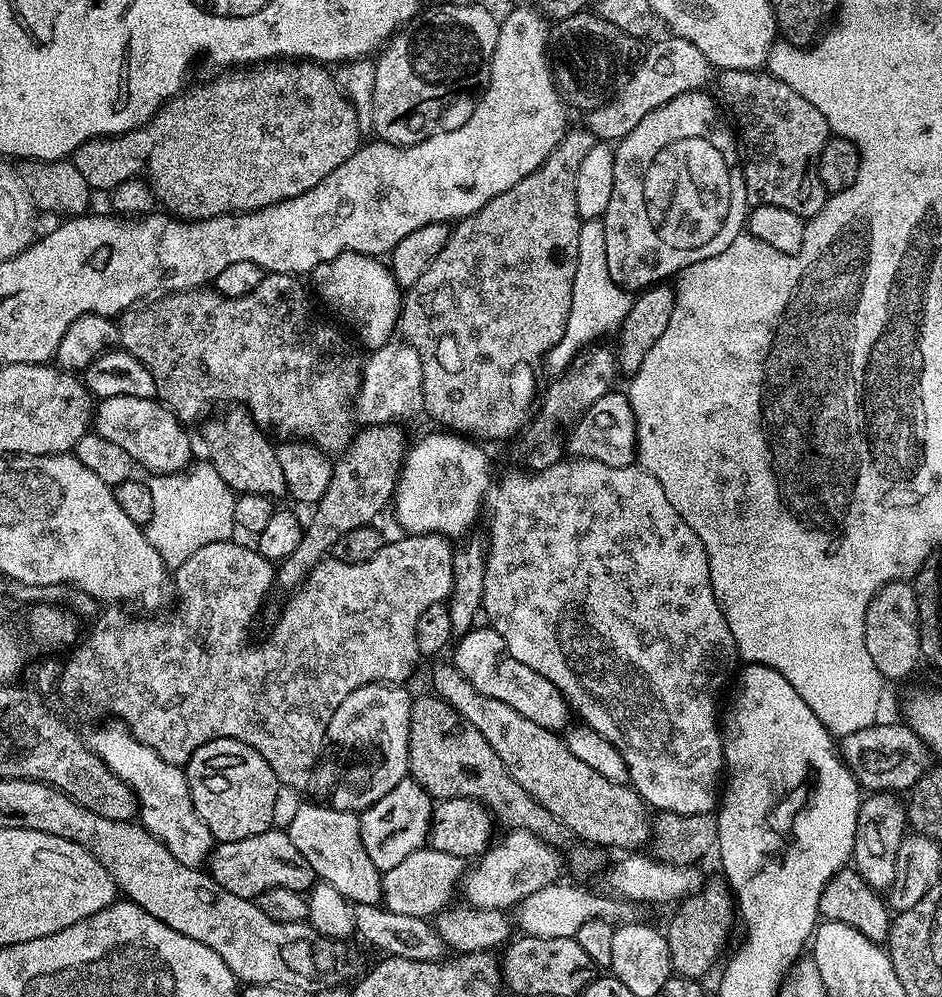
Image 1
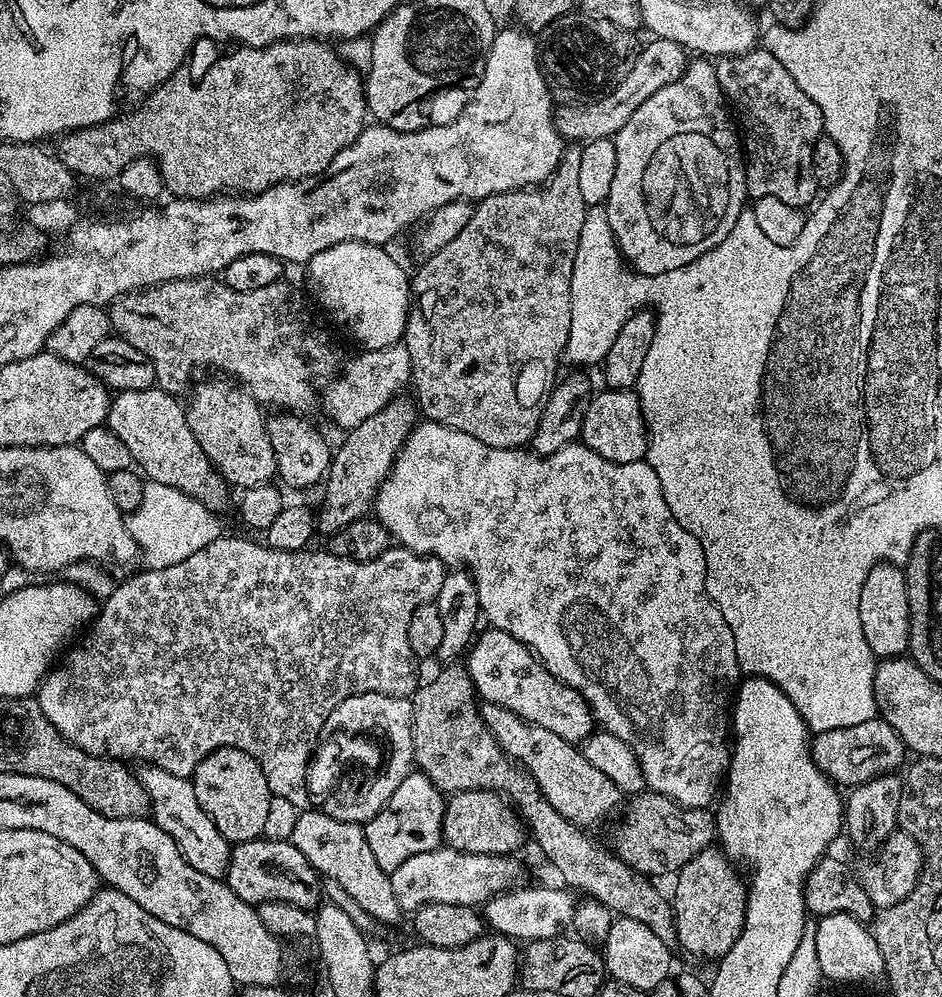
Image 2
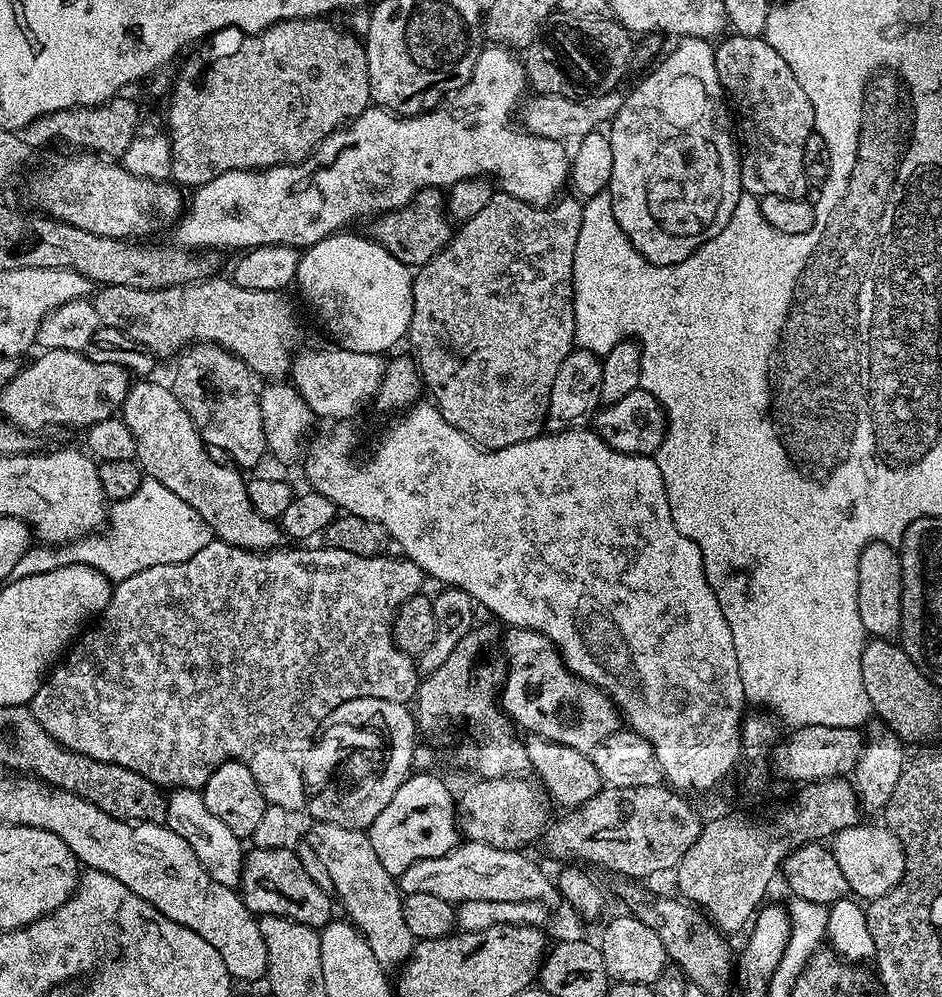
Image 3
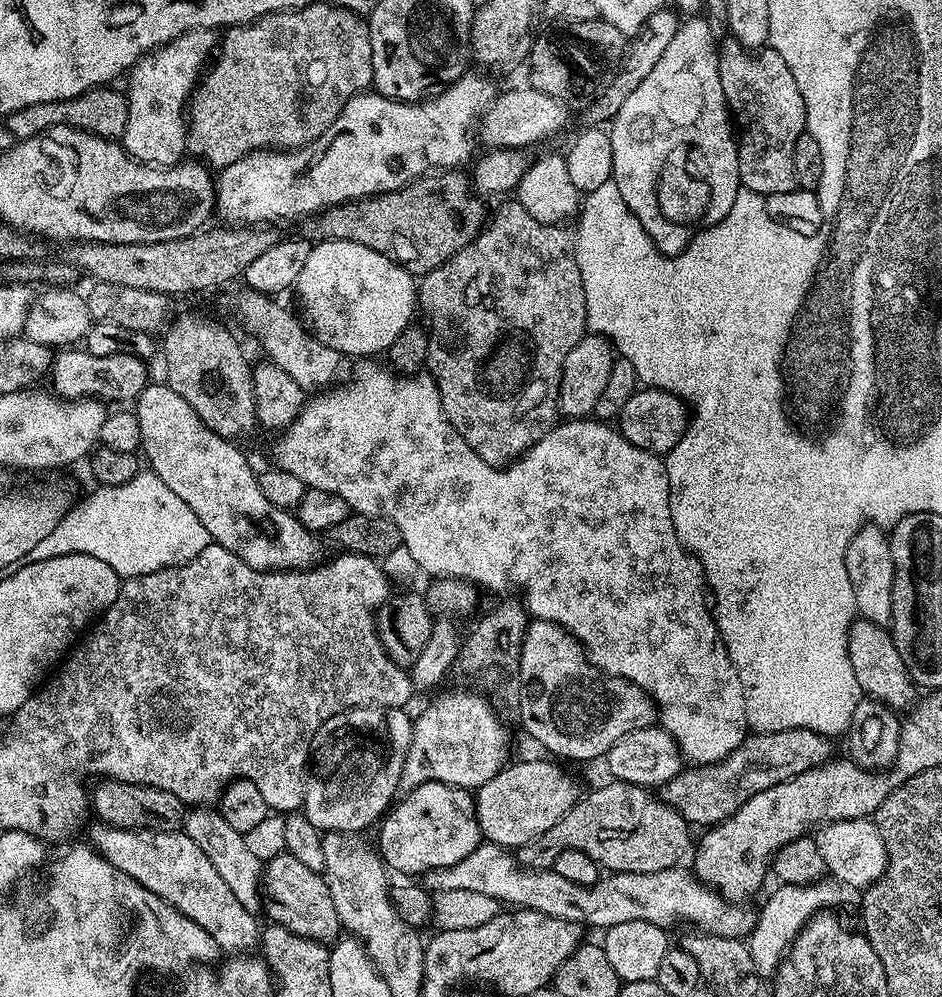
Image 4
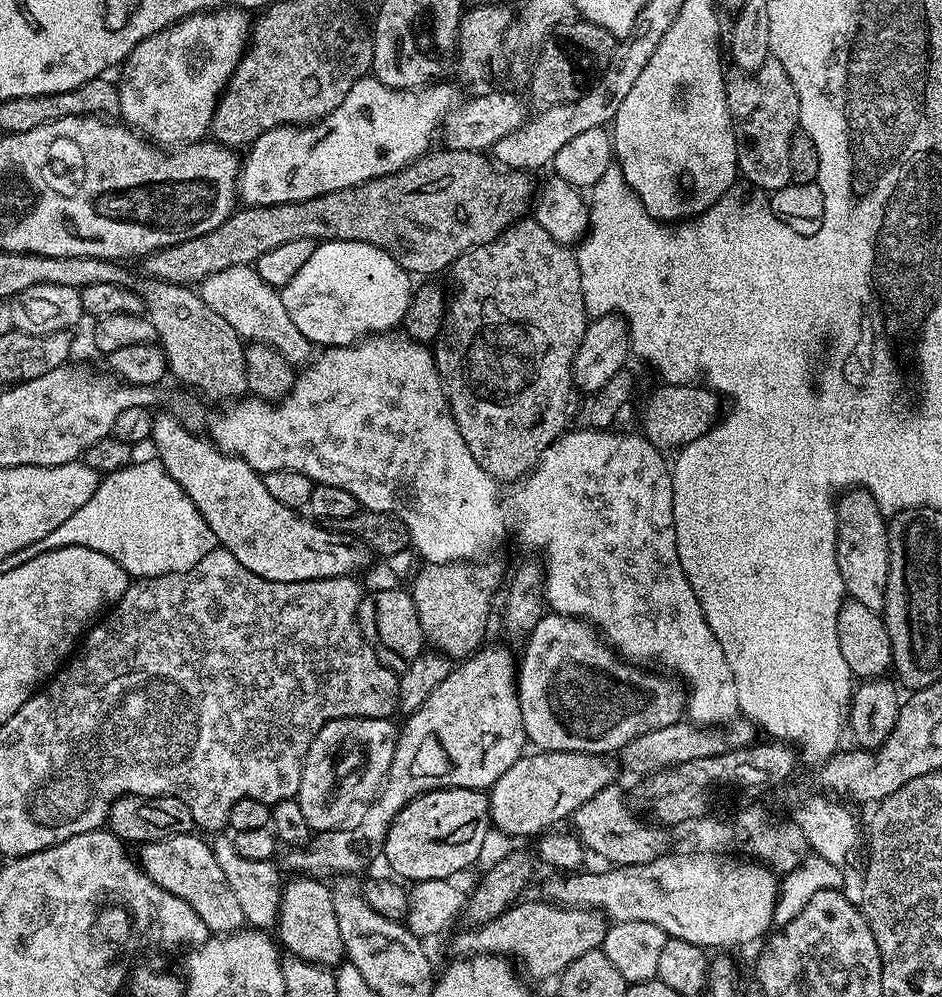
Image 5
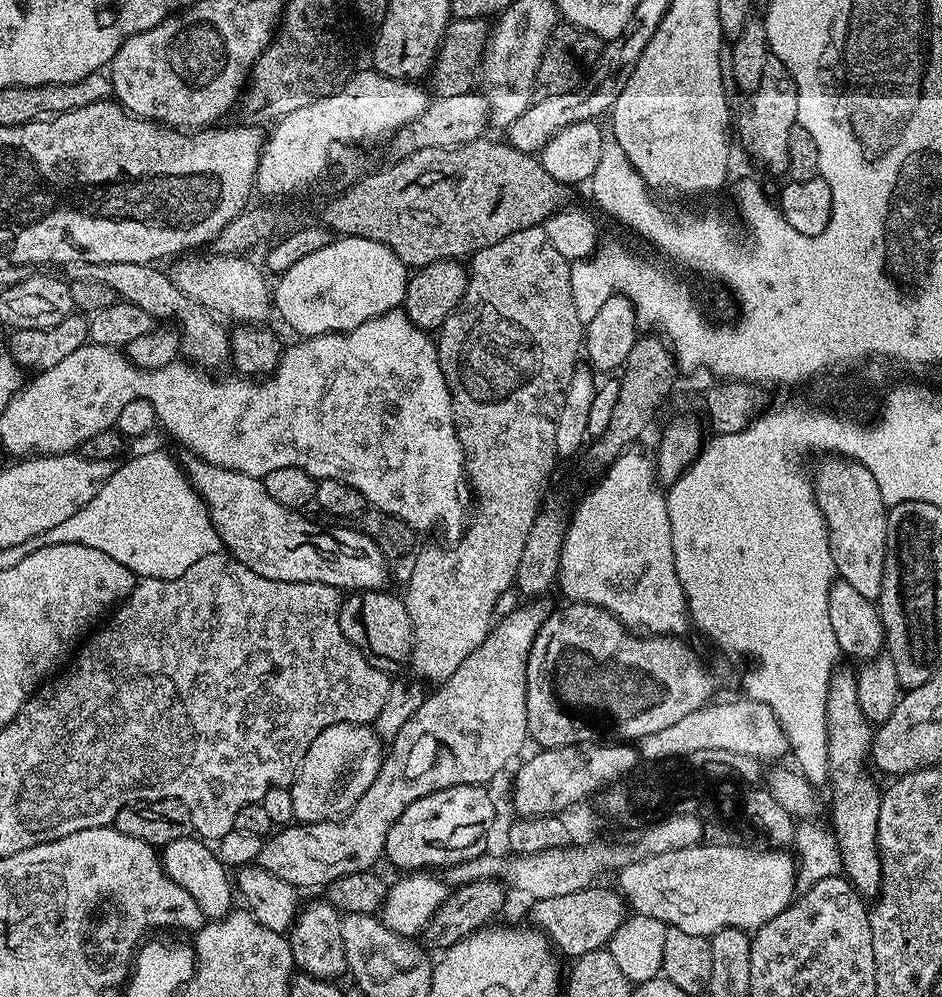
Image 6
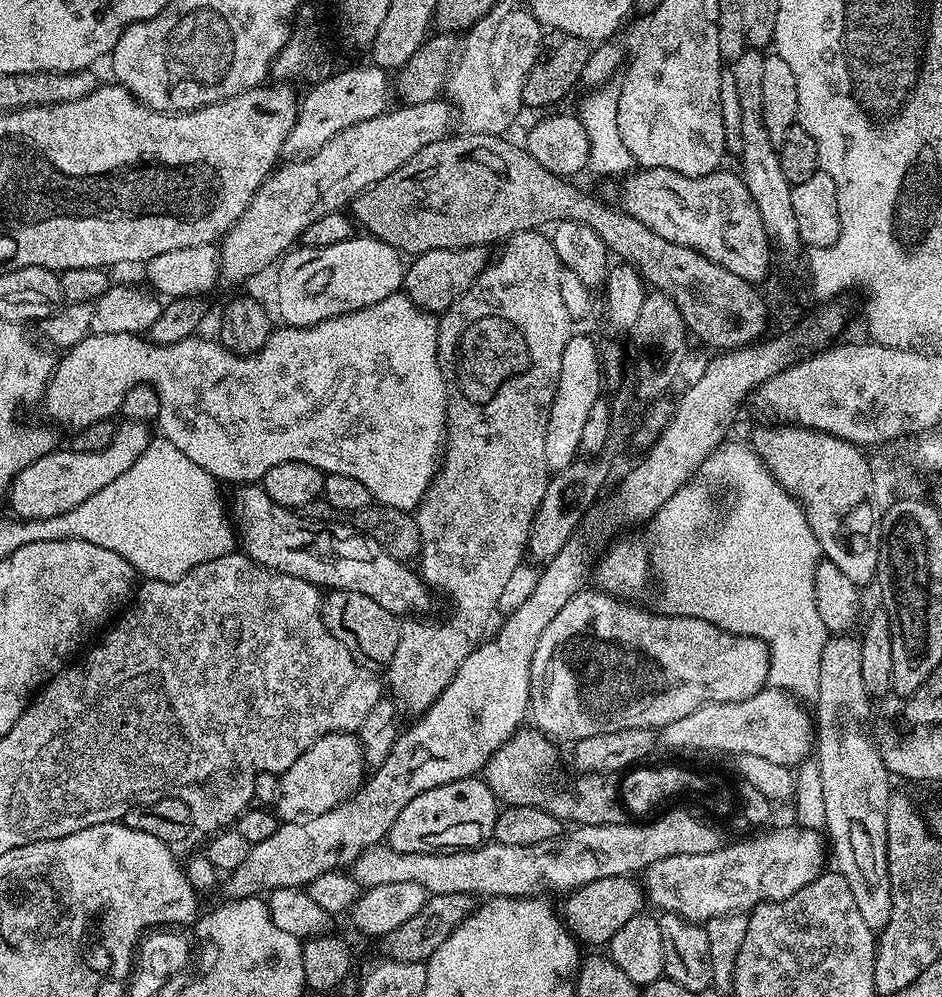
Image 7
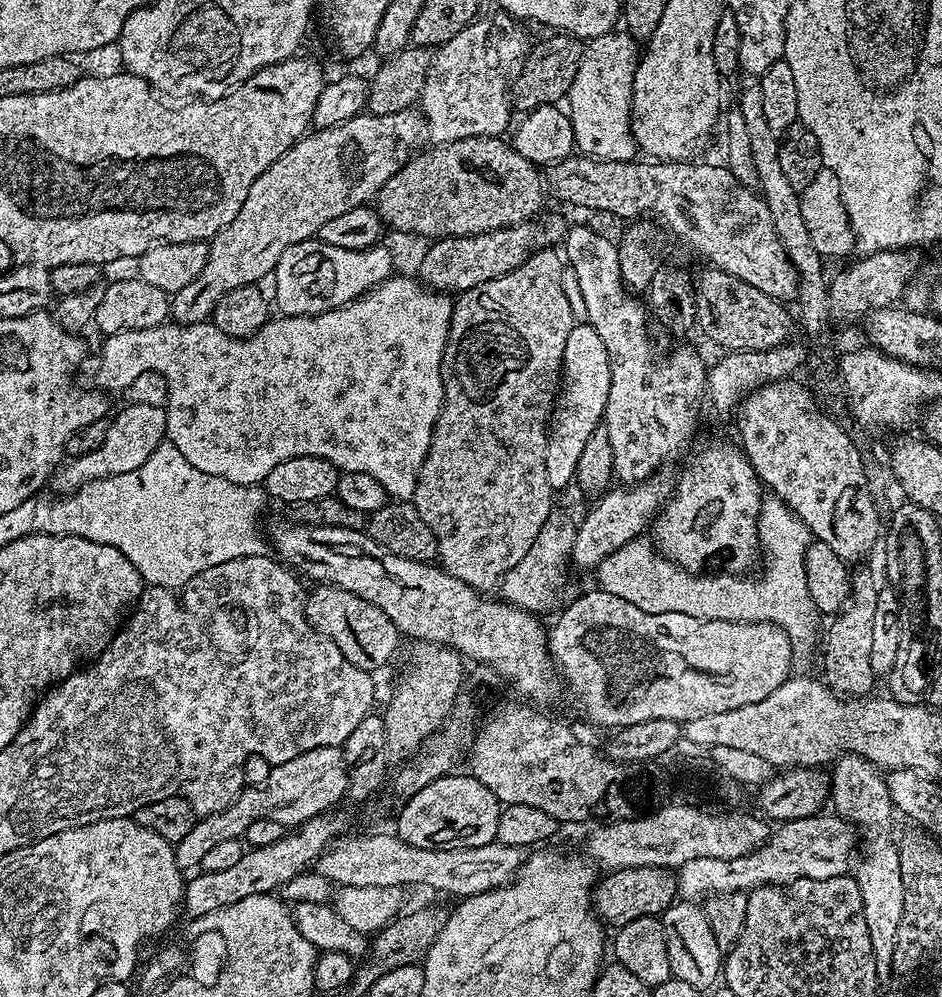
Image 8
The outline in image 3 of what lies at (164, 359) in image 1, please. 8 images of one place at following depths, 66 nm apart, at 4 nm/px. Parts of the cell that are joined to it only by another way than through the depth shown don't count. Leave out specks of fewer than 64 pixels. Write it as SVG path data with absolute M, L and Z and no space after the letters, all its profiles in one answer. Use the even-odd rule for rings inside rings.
M230 278L220 279L196 280L192 284L179 284L169 288L135 288L110 284L101 287L97 291L100 293L93 295L91 301L103 327L122 330L122 334L134 338L134 342L150 349L157 357L175 357L193 342L219 344L228 352L233 352L242 363L247 364L257 377L287 377L291 373L294 353L298 348L296 339L300 336L300 328L296 325L296 312L287 300L287 295L284 292L246 290Z

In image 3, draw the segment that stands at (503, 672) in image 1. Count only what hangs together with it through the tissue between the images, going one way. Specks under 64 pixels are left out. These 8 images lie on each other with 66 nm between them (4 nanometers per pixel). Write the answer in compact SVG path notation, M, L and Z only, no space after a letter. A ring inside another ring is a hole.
M508 628L502 636L502 655L507 661L504 683L498 692L498 700L509 720L525 733L541 736L550 742L562 742L562 746L574 746L574 750L591 754L610 734L621 731L622 717L616 703L598 686L578 678L564 665L556 644L540 632L529 628Z

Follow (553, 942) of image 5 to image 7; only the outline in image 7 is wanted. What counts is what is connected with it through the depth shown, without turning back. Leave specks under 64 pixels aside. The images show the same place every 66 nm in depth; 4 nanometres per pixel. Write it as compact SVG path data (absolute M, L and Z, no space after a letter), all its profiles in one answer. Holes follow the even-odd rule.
M615 876L614 878L598 878L598 882L590 882L565 895L562 919L568 931L576 937L581 945L600 944L607 946L630 922L630 918L641 915L646 908L646 893L639 883L635 884L632 876Z

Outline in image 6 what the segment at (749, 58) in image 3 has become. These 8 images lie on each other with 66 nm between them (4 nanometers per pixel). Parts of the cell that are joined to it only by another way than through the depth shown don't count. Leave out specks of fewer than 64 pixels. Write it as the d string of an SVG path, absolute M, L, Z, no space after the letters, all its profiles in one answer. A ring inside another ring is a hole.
M774 55L766 58L765 70L758 88L747 97L748 105L744 108L740 120L738 116L738 144L744 147L748 156L756 159L760 168L765 168L772 176L784 176L788 170L788 147L790 146L790 130L797 127L798 90L794 86L794 78L782 66L782 62Z

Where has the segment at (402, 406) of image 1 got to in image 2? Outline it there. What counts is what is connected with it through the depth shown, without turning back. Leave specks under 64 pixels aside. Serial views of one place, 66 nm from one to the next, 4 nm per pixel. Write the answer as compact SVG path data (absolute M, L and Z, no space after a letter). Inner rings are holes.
M403 342L391 344L385 348L370 348L359 353L335 378L329 379L322 388L322 408L341 430L358 426L358 422L366 422L382 406L396 399L409 387L412 378L410 354Z

